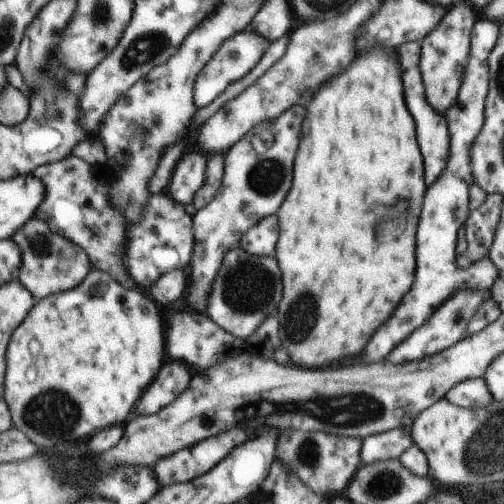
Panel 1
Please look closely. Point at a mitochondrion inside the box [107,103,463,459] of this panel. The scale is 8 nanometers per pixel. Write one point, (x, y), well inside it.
(350, 409)

